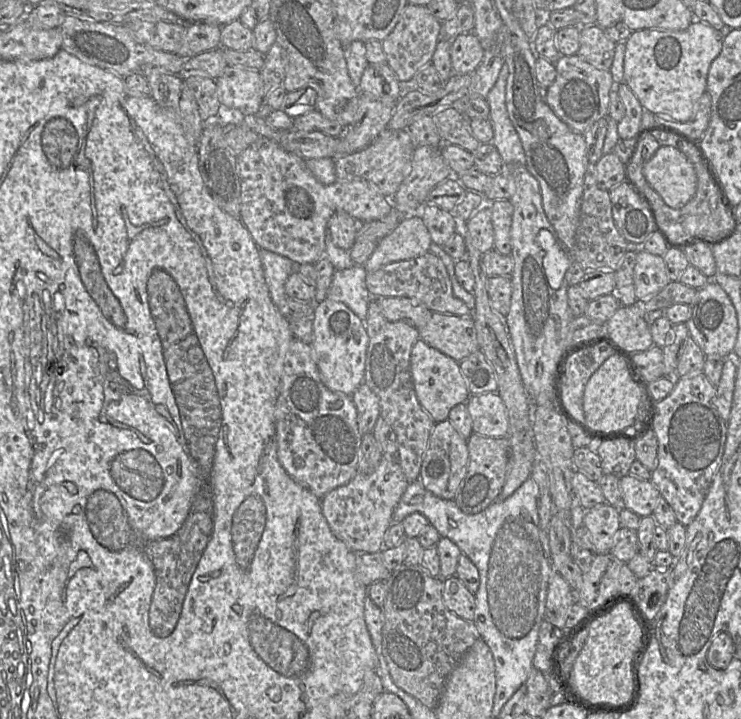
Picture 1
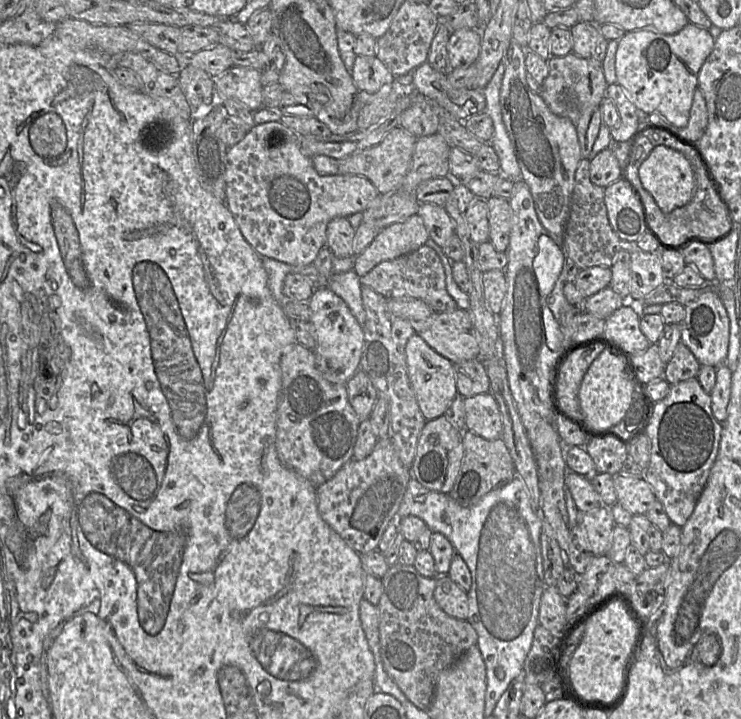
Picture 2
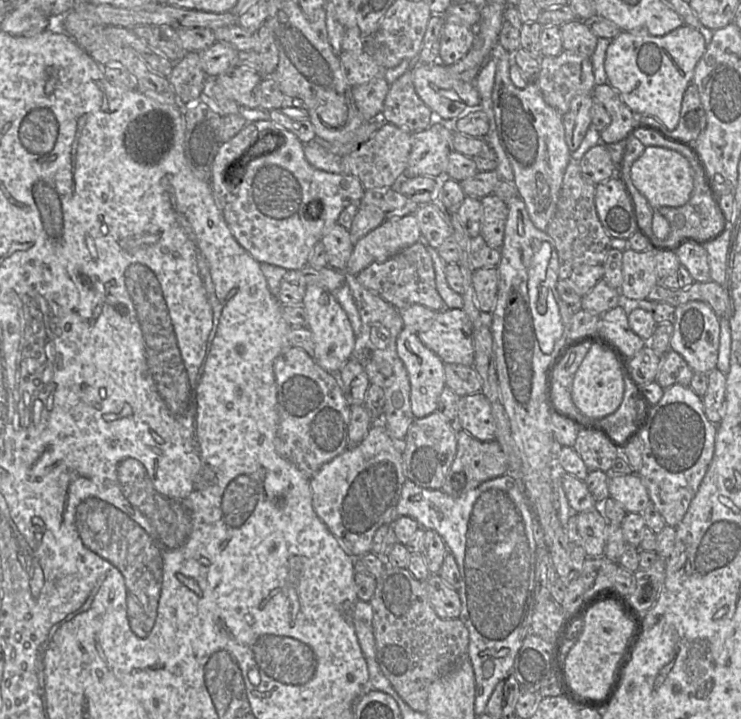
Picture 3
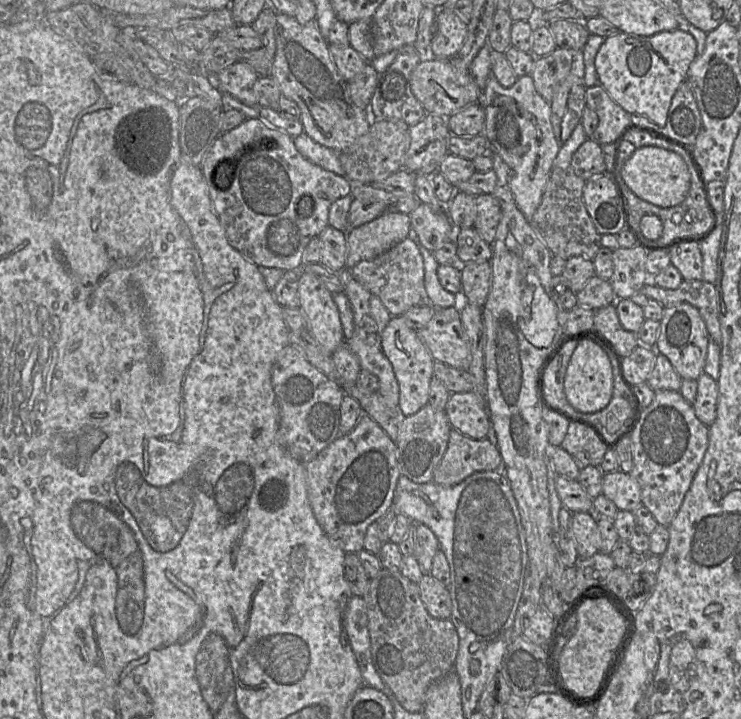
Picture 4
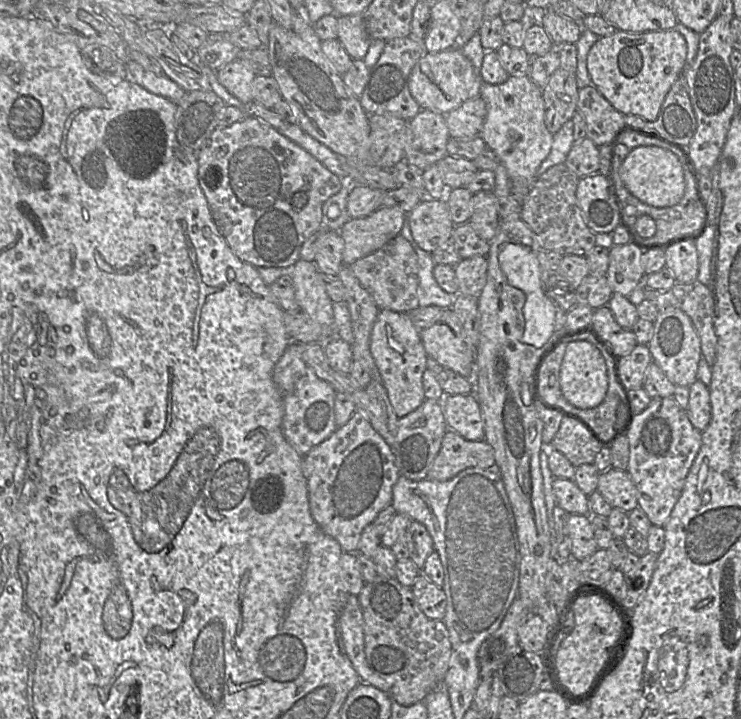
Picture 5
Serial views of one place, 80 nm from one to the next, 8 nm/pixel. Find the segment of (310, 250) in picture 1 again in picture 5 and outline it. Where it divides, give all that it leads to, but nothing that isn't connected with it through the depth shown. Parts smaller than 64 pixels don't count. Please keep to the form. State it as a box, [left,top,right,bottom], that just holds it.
[197,115,343,268]

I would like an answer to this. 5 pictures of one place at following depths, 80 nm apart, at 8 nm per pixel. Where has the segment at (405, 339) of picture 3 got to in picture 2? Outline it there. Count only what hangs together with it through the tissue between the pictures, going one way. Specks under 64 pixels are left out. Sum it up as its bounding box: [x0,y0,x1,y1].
[405,333,459,421]

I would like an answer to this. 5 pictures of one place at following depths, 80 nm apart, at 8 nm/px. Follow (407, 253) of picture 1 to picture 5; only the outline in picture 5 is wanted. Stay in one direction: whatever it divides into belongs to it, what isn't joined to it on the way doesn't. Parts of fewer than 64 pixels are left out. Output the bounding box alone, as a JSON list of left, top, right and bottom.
[339,206,406,265]

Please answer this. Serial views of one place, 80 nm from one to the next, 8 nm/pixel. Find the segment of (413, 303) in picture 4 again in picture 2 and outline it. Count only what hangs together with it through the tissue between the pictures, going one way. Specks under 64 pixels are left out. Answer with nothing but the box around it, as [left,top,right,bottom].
[360,245,458,313]

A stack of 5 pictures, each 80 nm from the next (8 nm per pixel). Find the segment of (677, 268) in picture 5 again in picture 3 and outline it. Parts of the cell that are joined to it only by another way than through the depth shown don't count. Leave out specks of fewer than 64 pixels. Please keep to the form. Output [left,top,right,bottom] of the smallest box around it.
[674,240,710,281]

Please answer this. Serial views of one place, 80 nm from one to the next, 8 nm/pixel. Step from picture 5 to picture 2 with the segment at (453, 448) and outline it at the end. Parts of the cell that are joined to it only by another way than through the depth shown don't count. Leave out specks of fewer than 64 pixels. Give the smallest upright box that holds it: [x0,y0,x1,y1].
[449,430,516,506]

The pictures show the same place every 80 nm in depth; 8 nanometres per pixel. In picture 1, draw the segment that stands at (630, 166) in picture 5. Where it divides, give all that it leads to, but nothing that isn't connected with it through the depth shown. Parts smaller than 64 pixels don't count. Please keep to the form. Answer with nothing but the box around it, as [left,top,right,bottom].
[642,146,696,208]

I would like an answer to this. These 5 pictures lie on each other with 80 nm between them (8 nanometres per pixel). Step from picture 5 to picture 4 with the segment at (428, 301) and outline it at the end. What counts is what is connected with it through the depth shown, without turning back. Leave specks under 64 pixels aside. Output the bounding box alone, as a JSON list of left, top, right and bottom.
[408,227,462,309]

